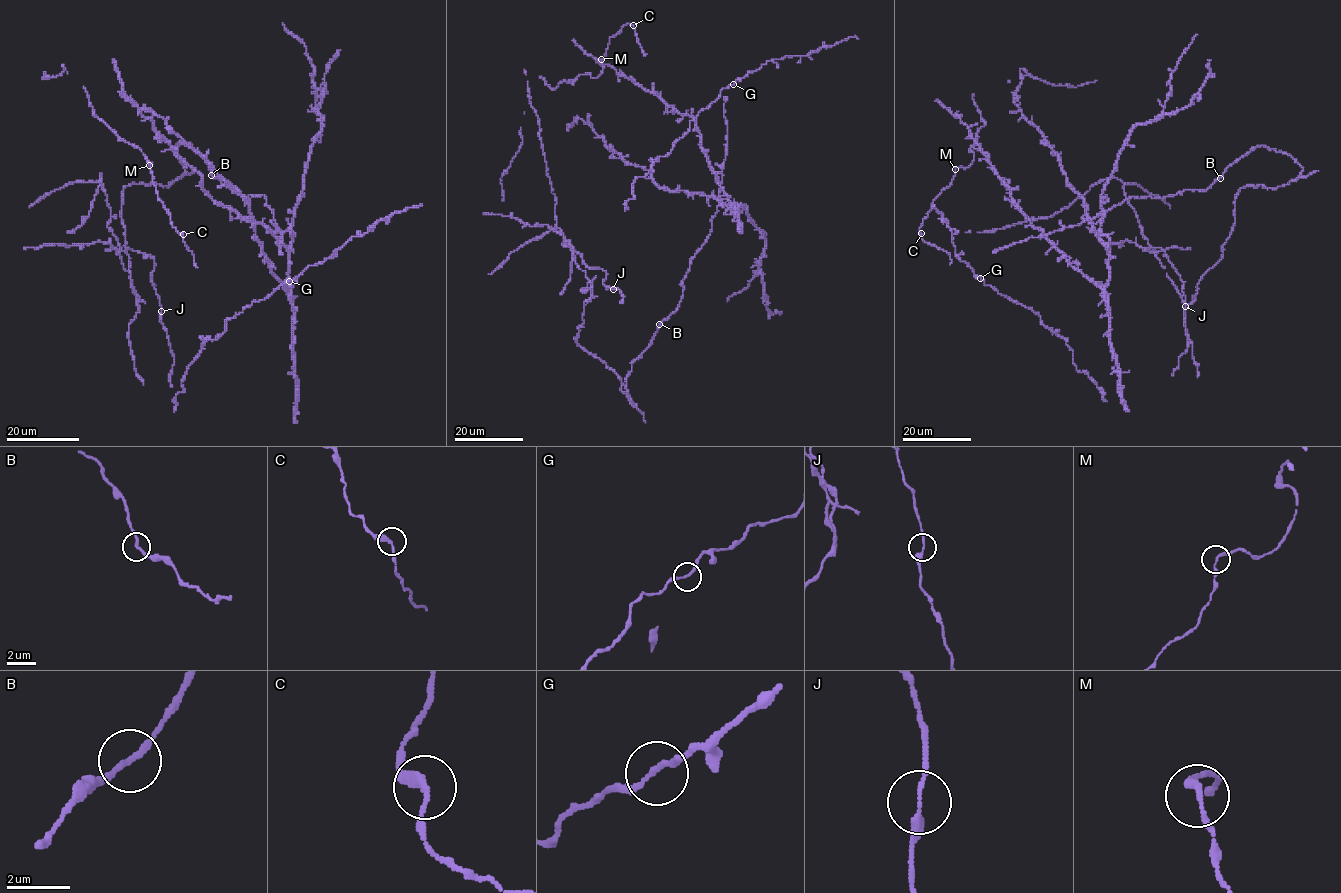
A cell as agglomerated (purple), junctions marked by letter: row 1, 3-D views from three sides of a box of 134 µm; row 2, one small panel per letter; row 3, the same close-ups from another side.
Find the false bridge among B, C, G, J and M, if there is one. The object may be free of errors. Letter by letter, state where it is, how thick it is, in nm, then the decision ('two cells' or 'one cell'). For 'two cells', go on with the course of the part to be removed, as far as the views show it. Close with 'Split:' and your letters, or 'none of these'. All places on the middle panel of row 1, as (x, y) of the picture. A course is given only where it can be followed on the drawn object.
B: at (659, 324); 190 nm thick; one cell
C: at (633, 25); 200 nm thick; one cell
G: at (733, 84); 160 nm thick; one cell
J: at (613, 289); 200 nm thick; one cell
M: at (601, 59); 180 nm thick; one cell
Split: none of these

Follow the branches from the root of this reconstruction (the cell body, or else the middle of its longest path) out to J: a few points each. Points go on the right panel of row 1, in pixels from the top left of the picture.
J: (1222, 175), (1259, 145), (1303, 169), (1239, 190), (1192, 302), (1146, 250), (1164, 250), (1185, 306)

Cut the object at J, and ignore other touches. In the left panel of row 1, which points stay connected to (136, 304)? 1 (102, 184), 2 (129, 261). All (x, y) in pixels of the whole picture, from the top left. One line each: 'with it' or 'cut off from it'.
1: cut off from it
2: with it

